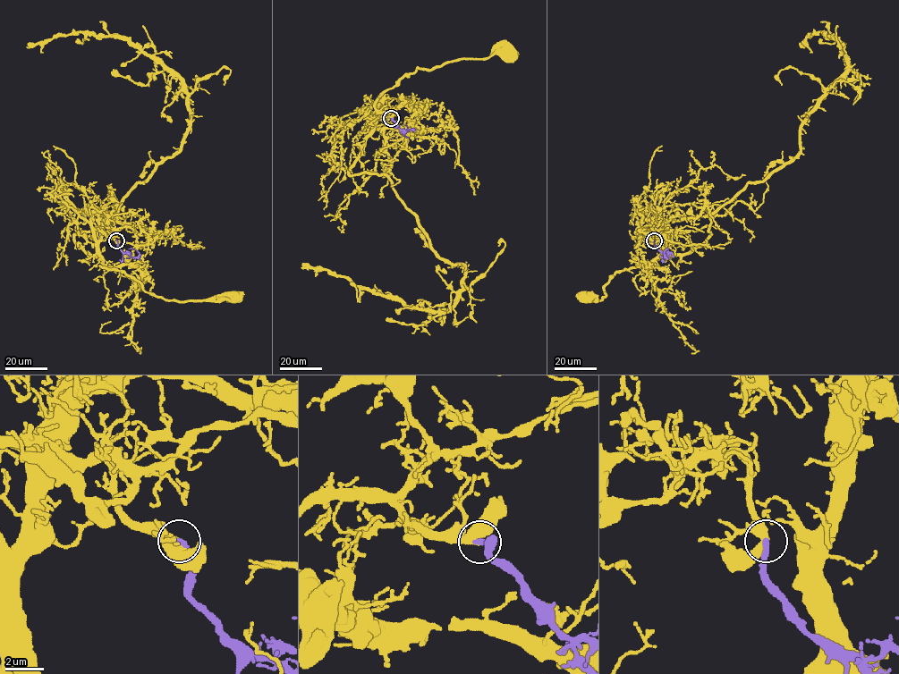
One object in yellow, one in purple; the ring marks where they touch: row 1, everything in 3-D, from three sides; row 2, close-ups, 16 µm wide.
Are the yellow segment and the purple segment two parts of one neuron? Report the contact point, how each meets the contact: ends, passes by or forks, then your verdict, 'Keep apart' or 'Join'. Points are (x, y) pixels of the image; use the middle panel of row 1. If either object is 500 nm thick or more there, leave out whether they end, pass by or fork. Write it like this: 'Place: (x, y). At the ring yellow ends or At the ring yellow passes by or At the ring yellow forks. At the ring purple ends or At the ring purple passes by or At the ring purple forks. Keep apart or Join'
Place: (391, 118). At the ring yellow passes by. At the ring purple ends. Join

